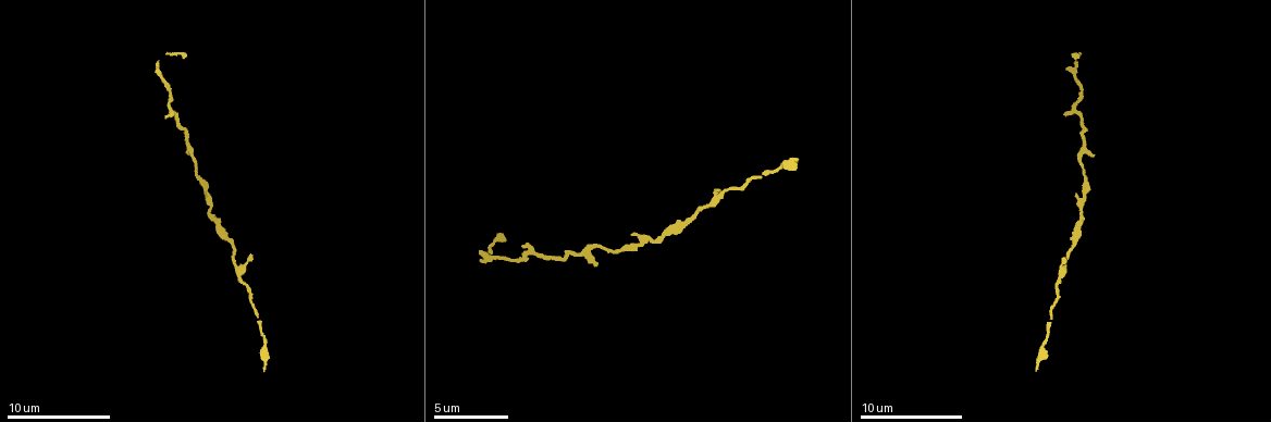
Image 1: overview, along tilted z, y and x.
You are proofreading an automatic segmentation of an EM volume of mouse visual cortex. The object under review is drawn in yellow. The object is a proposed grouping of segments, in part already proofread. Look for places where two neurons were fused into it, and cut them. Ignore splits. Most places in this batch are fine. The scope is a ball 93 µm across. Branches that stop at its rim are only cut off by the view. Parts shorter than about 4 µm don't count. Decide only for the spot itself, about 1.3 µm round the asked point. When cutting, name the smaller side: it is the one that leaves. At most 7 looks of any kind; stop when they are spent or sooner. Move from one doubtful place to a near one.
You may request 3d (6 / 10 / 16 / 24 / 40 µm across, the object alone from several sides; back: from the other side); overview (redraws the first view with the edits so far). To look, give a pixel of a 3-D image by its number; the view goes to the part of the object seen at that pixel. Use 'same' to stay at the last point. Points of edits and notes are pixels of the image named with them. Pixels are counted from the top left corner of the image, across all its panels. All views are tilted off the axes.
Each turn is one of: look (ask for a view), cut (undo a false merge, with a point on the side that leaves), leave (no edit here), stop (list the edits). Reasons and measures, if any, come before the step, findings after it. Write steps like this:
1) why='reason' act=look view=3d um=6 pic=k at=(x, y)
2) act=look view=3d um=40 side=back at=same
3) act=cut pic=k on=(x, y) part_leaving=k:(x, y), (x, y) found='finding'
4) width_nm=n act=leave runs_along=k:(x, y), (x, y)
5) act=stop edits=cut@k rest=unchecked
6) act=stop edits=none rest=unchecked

act=look view=3d um=10 pic=1 at=(1082, 199)

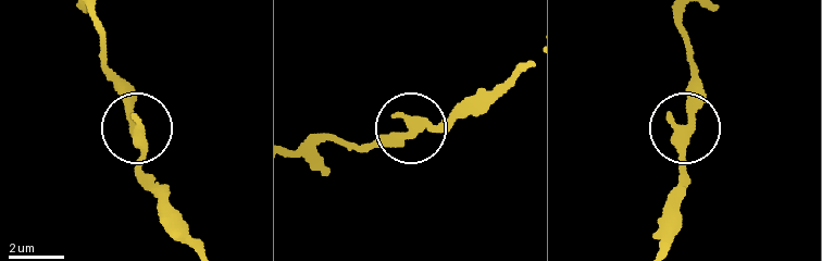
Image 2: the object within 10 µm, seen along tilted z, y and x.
act=look view=3d um=10 side=back pic=2 at=(413, 129)

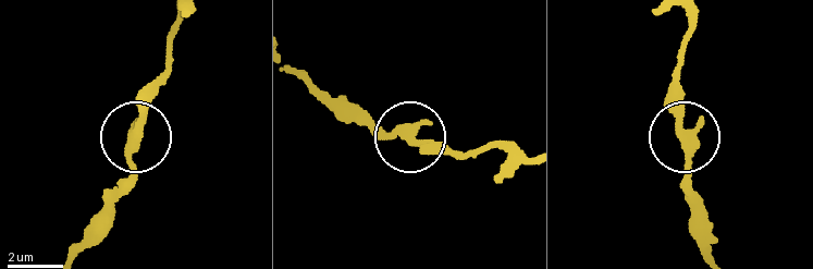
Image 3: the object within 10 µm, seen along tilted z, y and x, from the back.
act=leave found='one neuron here'

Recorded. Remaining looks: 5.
act=look view=3d um=16 pic=1 at=(229, 239)

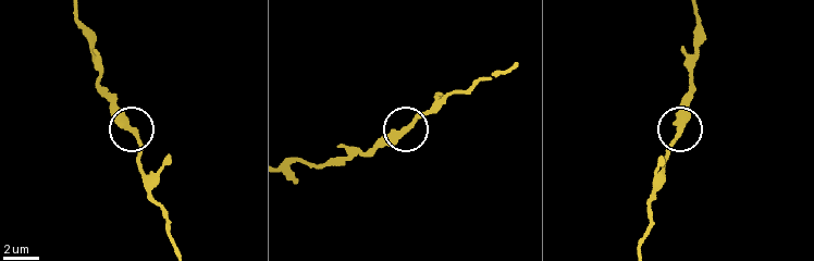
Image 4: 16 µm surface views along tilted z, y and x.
width_nm=300 act=leave runs_along=4:(94, 67), (102, 97), (133, 133), (148, 182) found='all the same neuron'

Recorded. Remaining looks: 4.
why='calibre changes' act=look view=3d um=10 pic=1 at=(728, 189)

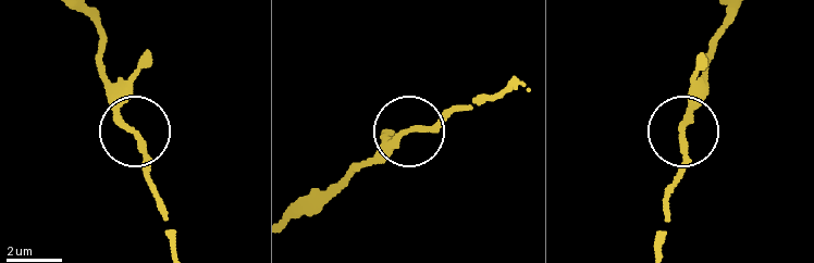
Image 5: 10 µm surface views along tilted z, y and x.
act=look view=3d um=6 pic=5 at=(412, 130)

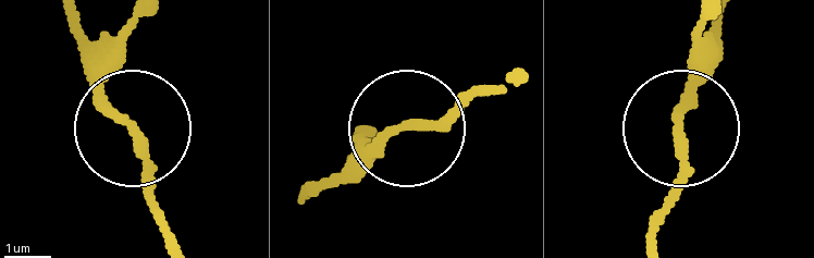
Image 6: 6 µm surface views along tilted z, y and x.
act=leave runs_along=6:(77, 15), (91, 87), (124, 124), (169, 243) found='all the same neuron'

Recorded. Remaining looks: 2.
act=stop edits=none rest=unchecked

